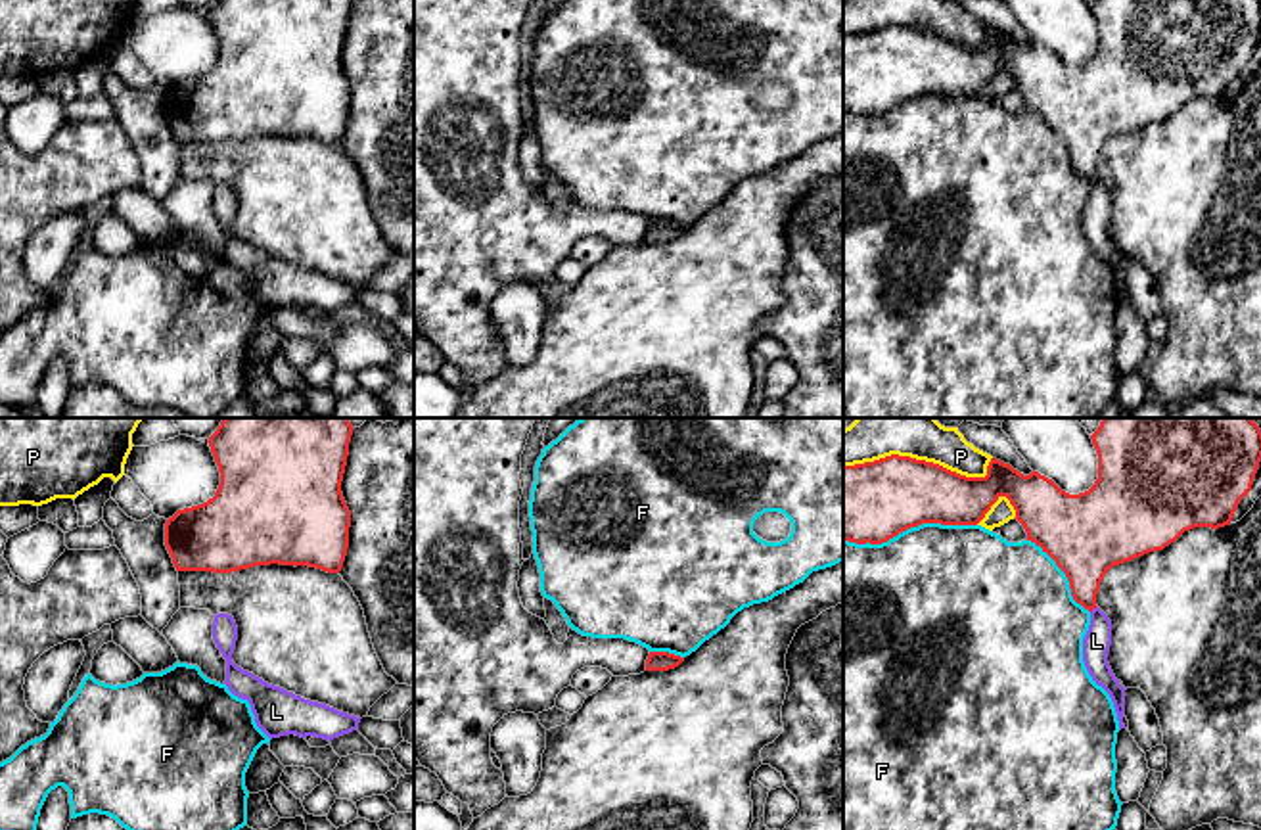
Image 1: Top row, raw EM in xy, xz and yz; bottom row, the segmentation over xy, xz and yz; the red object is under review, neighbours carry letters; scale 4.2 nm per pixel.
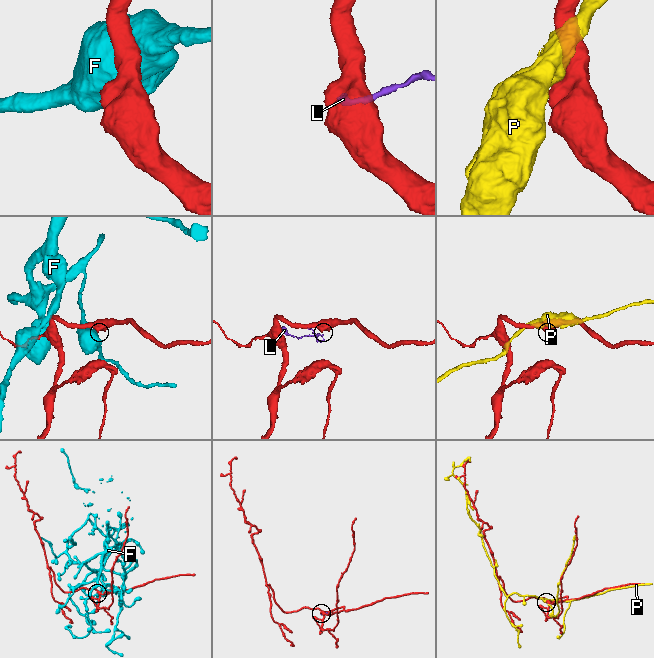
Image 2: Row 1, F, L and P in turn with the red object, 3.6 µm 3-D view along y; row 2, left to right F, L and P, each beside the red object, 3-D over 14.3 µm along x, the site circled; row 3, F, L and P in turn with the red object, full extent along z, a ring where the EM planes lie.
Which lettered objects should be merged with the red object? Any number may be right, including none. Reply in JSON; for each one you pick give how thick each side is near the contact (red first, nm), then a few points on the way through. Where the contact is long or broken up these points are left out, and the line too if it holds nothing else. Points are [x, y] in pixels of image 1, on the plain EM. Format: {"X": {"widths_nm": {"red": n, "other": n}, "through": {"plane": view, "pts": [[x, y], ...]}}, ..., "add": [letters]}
{"add": []}

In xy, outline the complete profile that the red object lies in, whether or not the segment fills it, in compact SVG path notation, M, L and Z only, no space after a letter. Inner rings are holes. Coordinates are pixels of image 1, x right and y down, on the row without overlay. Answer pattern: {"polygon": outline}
{"polygon": "M217 0L209 8L220 42L215 67L165 94L176 142L232 144L280 134L339 144L351 98L341 63L351 6L353 0Z"}

